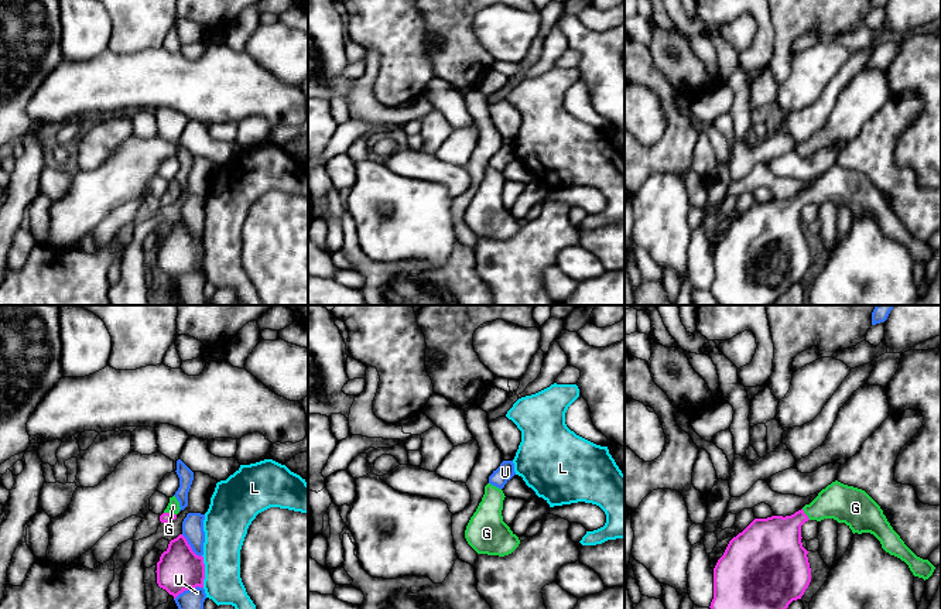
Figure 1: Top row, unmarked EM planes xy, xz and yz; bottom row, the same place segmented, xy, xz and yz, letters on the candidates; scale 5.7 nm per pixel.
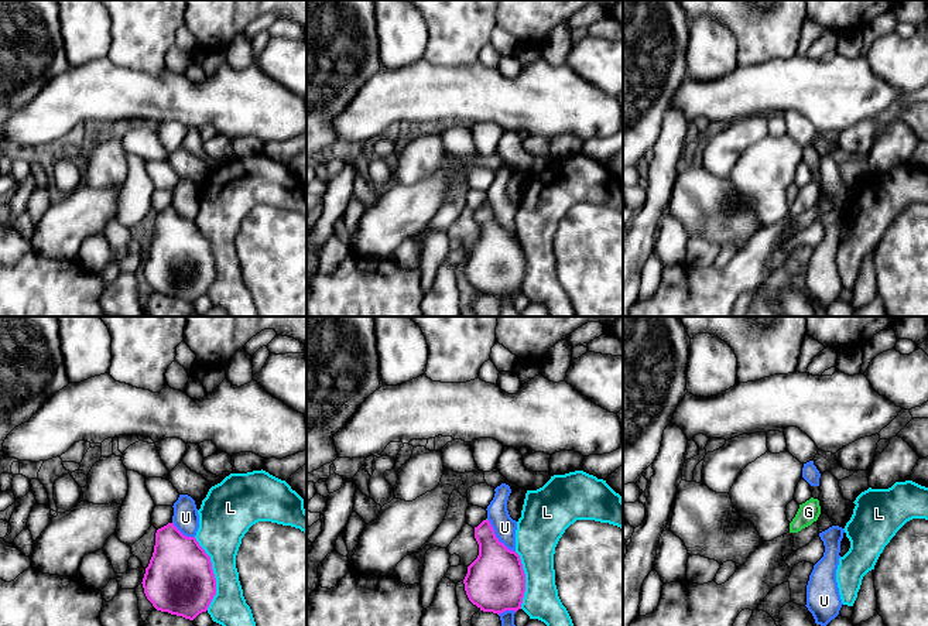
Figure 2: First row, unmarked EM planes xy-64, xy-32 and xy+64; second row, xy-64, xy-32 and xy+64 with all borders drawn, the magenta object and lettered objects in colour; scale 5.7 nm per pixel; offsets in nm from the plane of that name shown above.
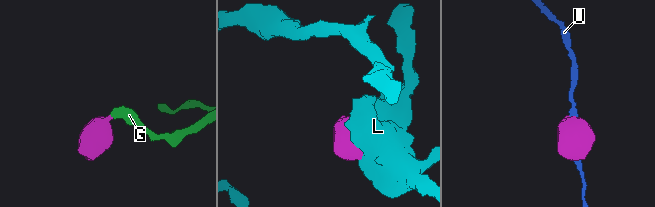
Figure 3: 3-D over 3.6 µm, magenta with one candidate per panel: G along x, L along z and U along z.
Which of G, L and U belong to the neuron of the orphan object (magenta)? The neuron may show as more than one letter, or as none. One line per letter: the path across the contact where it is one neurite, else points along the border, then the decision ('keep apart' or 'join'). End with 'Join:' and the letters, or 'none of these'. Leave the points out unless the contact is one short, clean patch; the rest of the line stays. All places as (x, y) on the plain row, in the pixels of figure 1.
G: runs through xy (166, 201), (170, 197), (173, 190); join
L: keep apart
U: keep apart
Join: G

